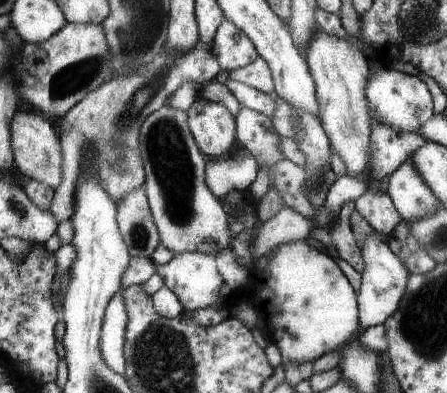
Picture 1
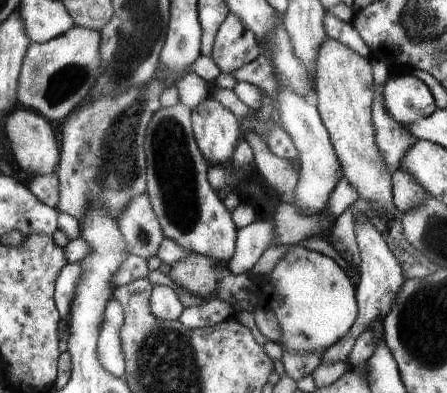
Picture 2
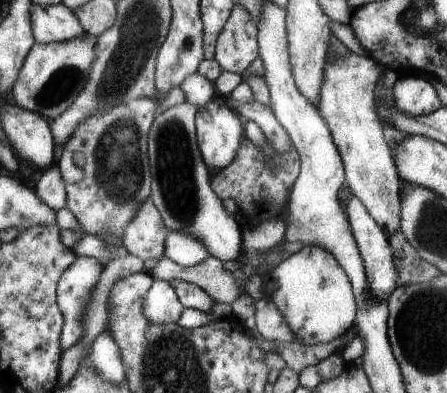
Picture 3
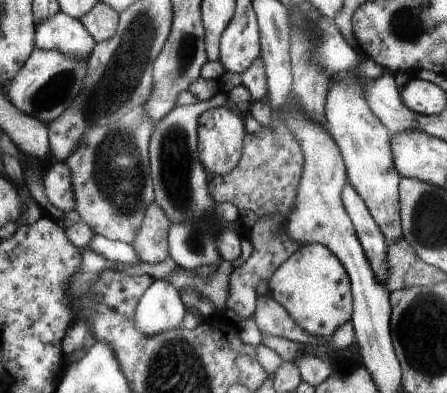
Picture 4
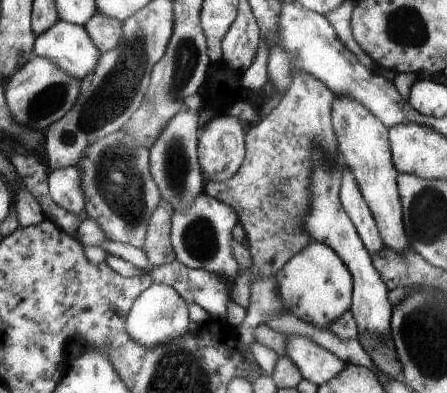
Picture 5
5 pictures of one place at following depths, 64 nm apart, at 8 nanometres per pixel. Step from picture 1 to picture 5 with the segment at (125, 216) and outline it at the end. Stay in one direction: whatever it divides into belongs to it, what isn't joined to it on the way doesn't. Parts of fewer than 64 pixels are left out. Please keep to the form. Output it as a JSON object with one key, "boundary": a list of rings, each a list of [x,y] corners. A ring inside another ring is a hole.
{"boundary":[[[161,202],[149,218],[149,230],[147,230],[145,242],[139,250],[143,250],[143,254],[147,256],[147,260],[153,266],[165,266],[165,264],[175,262],[175,252],[173,252],[173,246],[169,240],[171,214],[173,214],[173,208],[165,202]]]}

